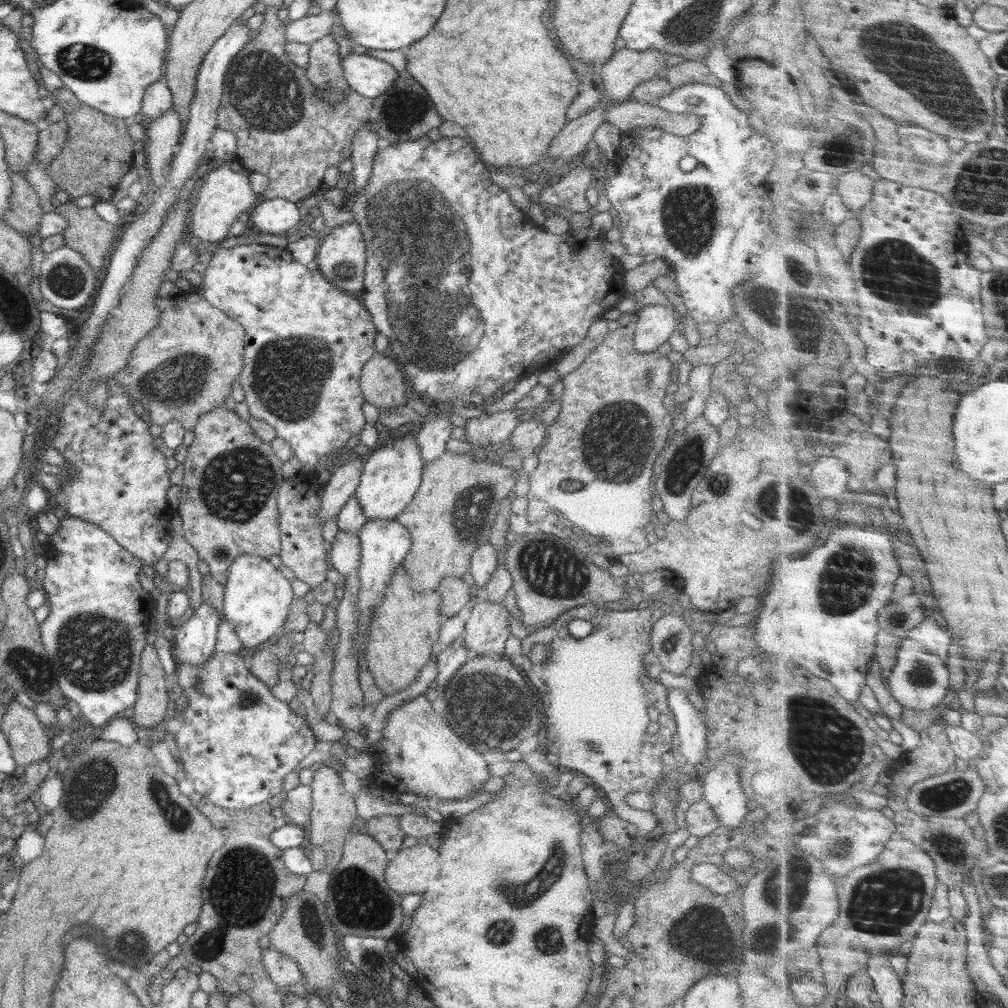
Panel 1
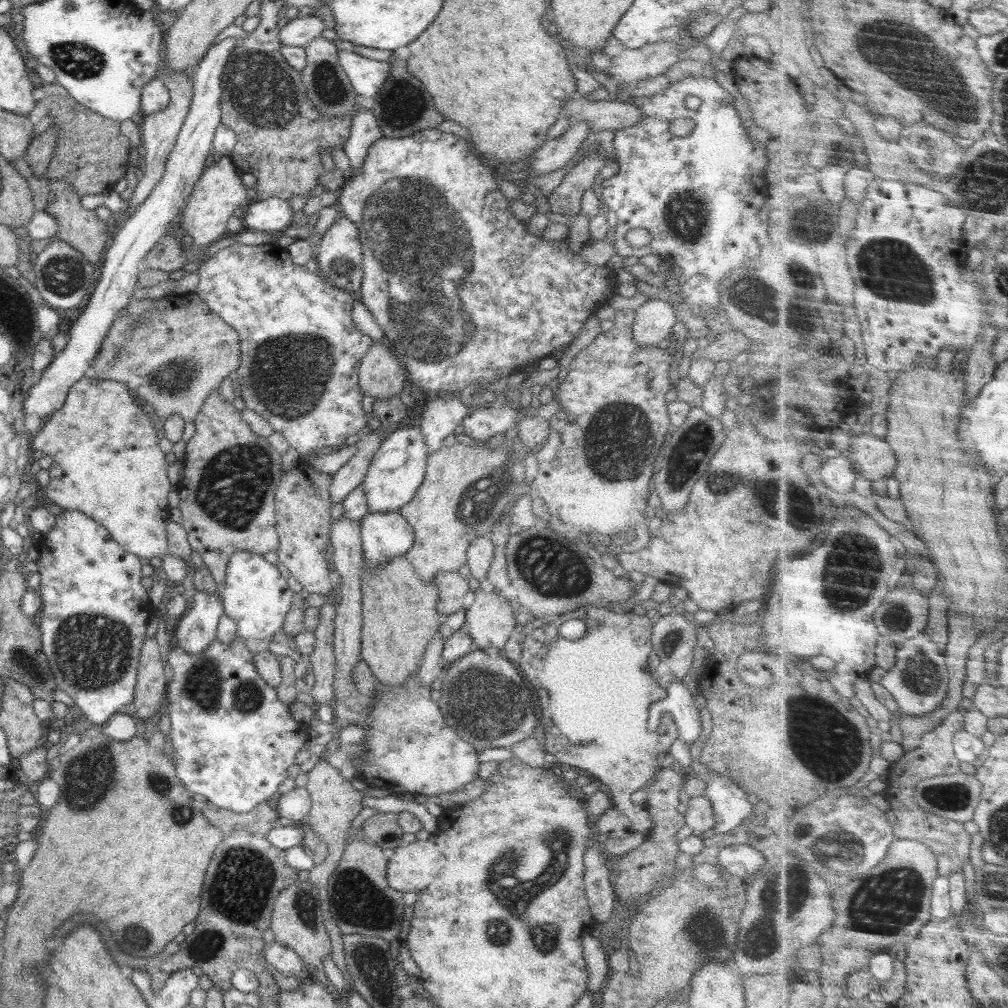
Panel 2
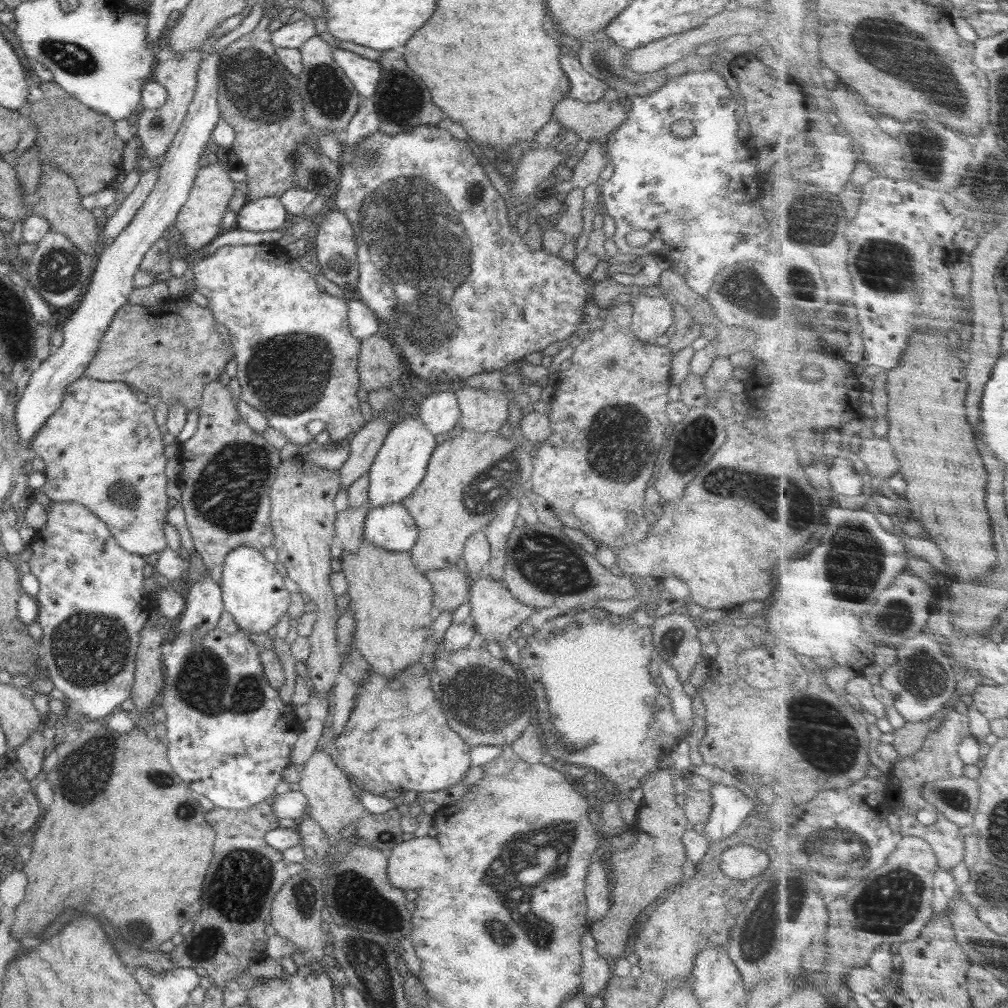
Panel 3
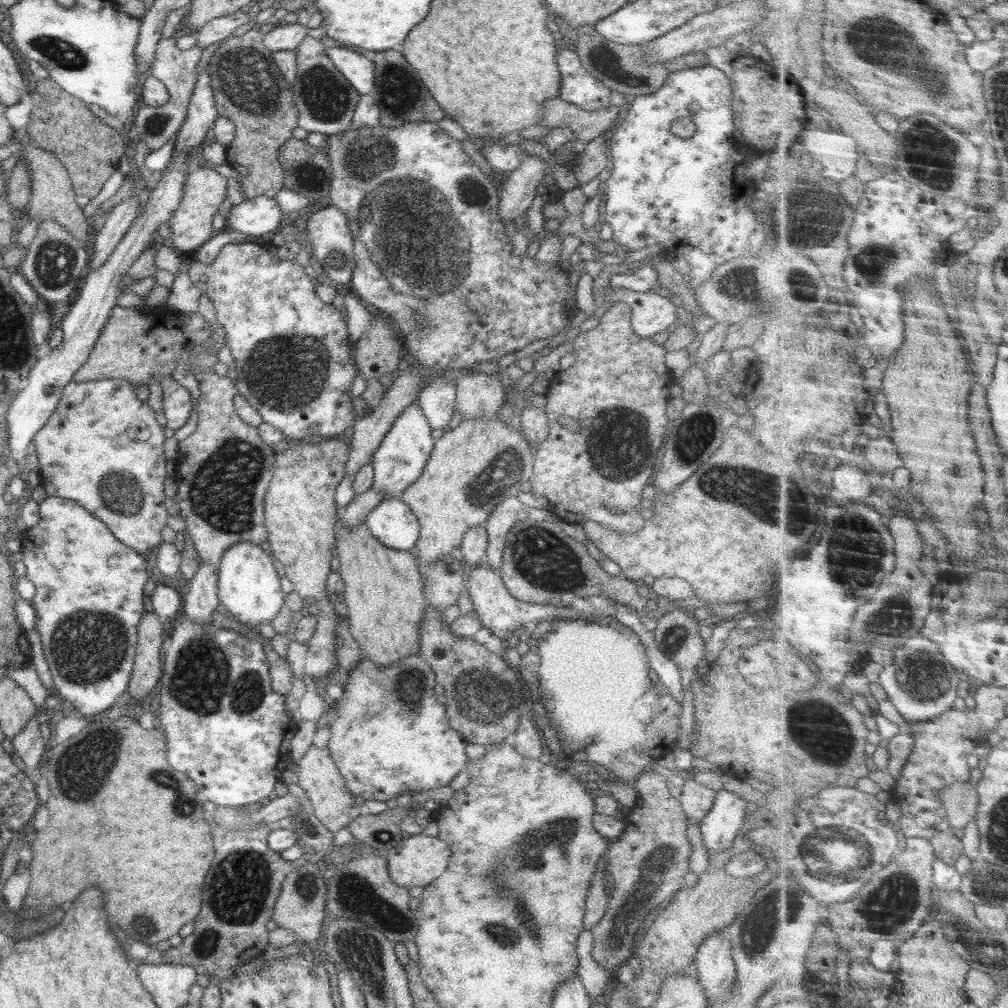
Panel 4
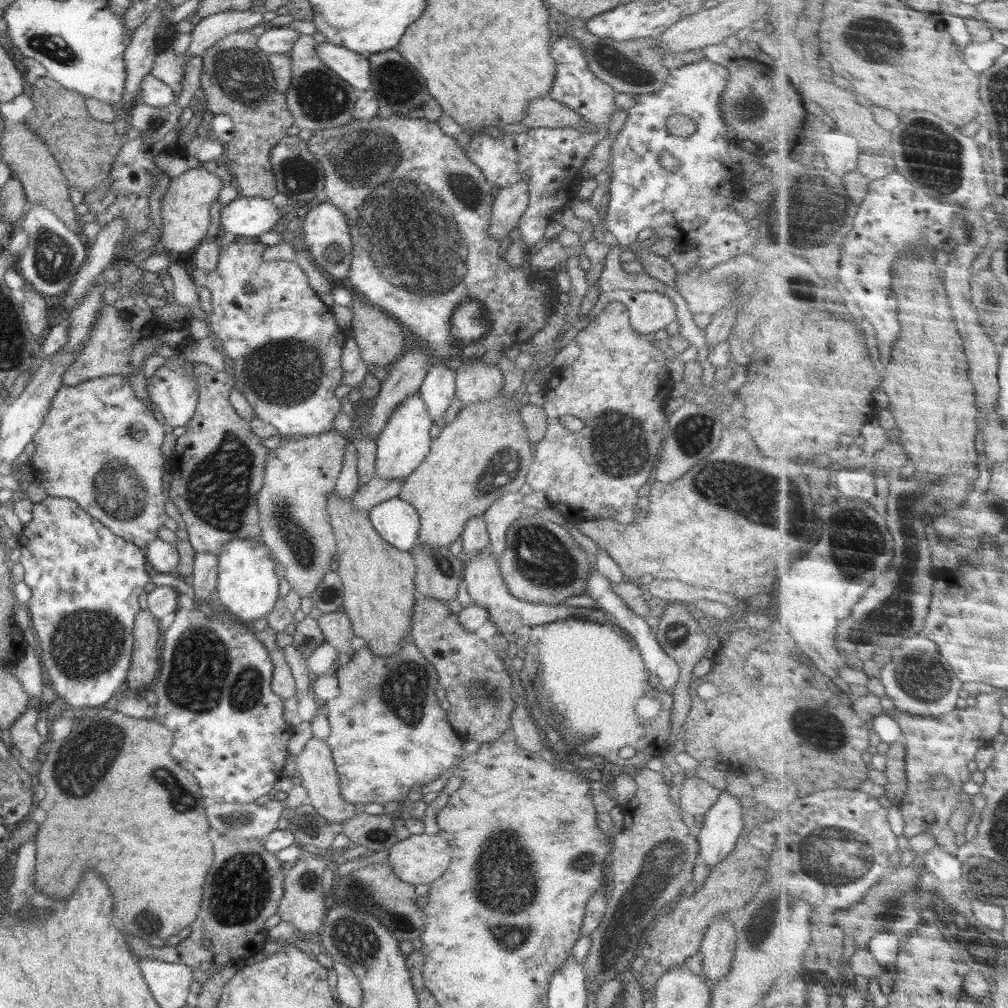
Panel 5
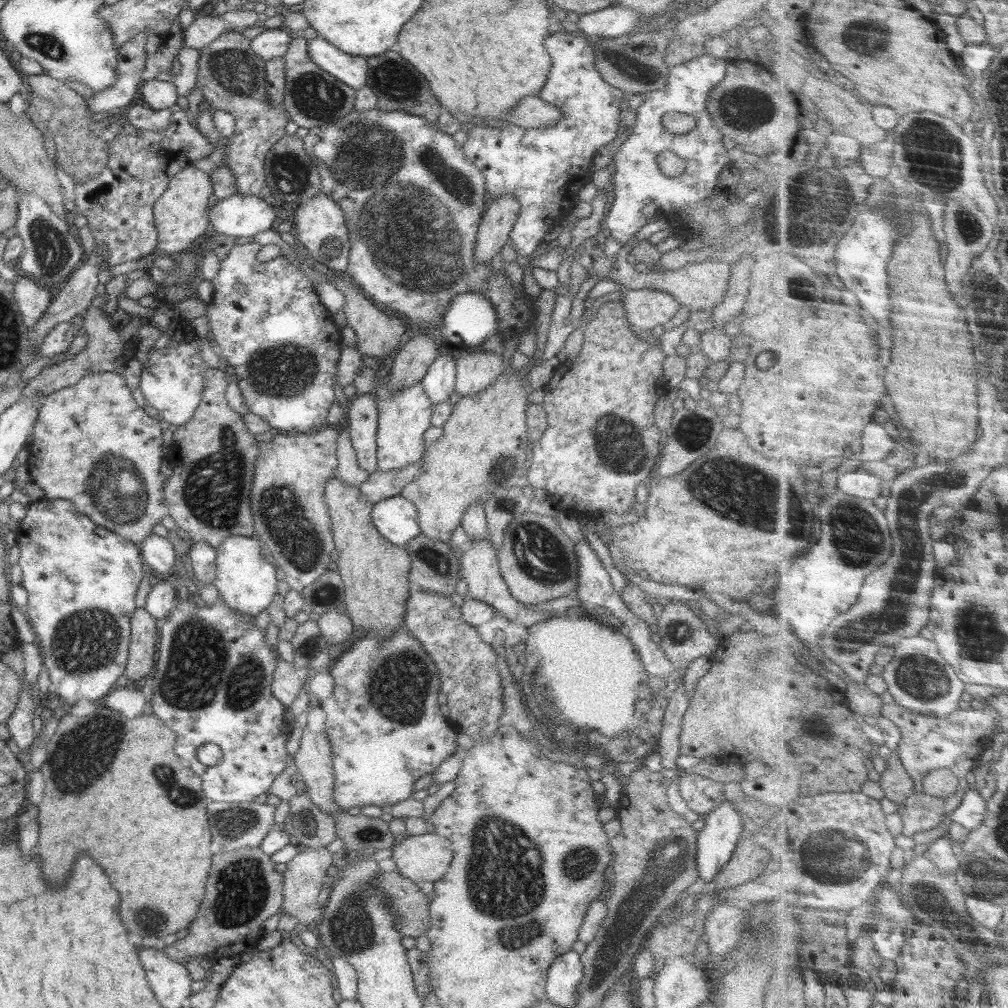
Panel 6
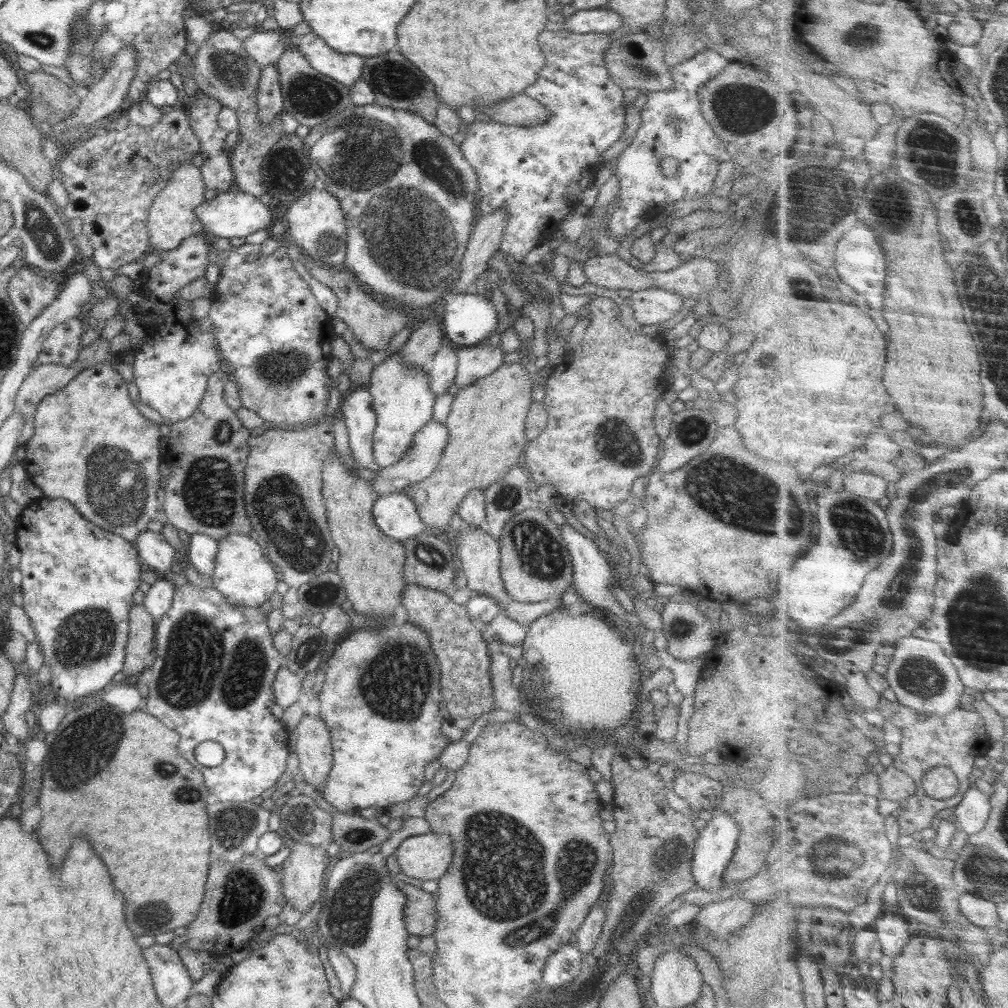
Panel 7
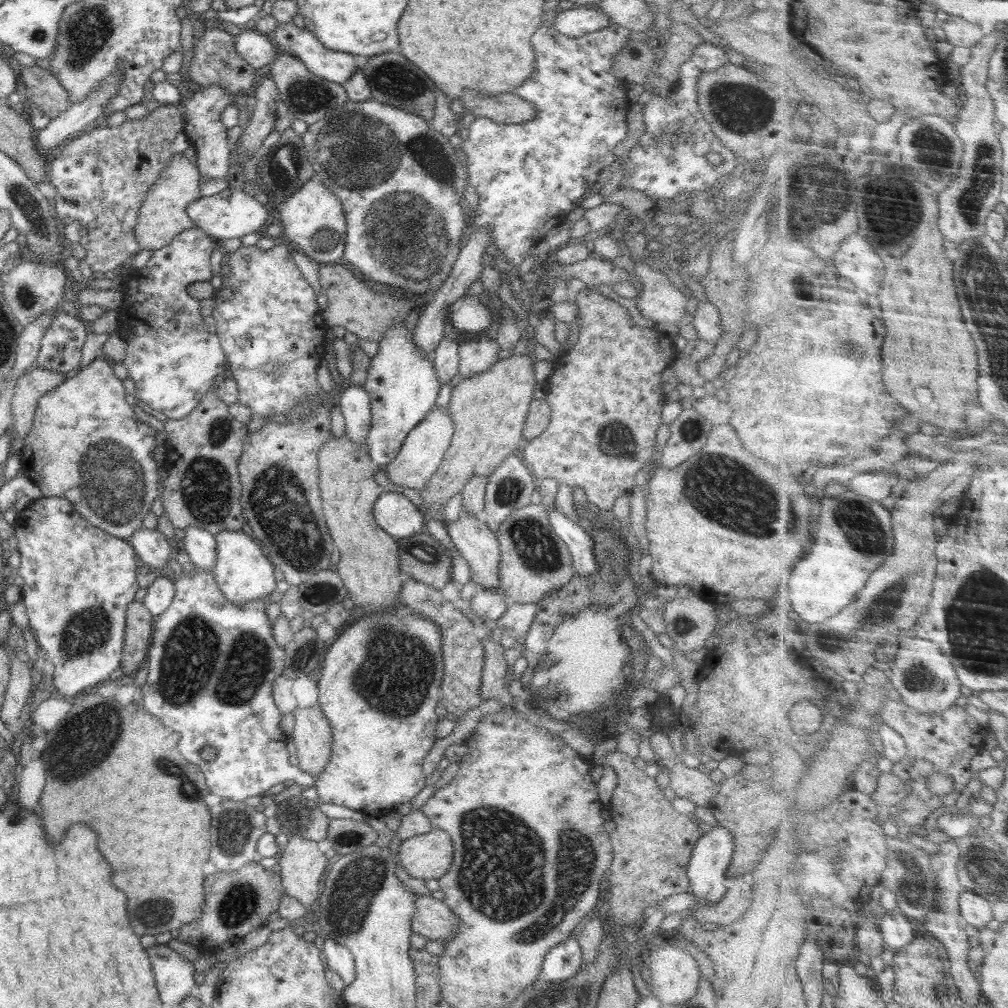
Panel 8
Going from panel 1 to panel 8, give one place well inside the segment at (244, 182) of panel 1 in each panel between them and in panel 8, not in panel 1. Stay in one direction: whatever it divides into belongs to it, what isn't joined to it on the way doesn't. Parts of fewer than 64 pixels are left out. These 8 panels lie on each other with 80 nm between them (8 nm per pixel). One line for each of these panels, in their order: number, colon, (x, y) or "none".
2: (219, 191)
3: (200, 219)
4: (205, 189)
5: (185, 207)
6: (180, 215)
7: (172, 218)
8: (163, 215)

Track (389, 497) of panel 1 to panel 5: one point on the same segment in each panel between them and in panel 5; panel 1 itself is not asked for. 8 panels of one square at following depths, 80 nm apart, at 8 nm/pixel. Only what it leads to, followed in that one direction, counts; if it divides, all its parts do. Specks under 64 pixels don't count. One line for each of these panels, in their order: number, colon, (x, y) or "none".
2: (397, 469)
3: (401, 462)
4: (399, 460)
5: (404, 442)

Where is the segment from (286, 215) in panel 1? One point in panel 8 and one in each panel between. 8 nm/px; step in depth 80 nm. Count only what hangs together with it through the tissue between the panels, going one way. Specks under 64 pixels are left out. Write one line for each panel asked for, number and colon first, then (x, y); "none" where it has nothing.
2: (274, 215)
3: (264, 214)
4: (257, 216)
5: (245, 216)
6: (239, 215)
7: (229, 214)
8: (228, 214)

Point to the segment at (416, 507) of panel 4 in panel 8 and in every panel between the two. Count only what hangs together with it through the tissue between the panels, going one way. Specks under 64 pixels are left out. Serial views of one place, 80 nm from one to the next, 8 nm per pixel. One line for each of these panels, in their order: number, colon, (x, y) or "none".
5: (484, 452)
6: (484, 446)
7: (486, 425)
8: (489, 409)

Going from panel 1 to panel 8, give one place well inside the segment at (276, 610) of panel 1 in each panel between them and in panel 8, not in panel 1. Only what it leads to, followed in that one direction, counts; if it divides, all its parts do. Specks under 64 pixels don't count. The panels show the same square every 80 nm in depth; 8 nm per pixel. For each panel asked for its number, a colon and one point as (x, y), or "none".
2: (255, 595)
3: (252, 591)
4: (249, 587)
5: (247, 585)
6: (246, 580)
7: (244, 576)
8: (242, 572)

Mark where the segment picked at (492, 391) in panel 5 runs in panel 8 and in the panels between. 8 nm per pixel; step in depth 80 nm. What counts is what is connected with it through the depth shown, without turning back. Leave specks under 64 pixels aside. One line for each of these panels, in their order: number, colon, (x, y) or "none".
6: (476, 369)
7: (474, 362)
8: (476, 354)

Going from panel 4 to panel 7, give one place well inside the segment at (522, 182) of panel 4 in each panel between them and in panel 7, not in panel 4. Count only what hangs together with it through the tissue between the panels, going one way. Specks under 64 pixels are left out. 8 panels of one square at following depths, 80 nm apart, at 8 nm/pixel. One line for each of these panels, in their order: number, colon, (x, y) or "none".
5: (509, 204)
6: (500, 216)
7: (483, 243)

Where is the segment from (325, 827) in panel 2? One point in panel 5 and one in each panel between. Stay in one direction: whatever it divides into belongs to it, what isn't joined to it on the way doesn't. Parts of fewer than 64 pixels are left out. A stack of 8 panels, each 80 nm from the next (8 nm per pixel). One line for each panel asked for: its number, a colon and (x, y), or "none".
3: (333, 803)
4: (325, 789)
5: (315, 765)

